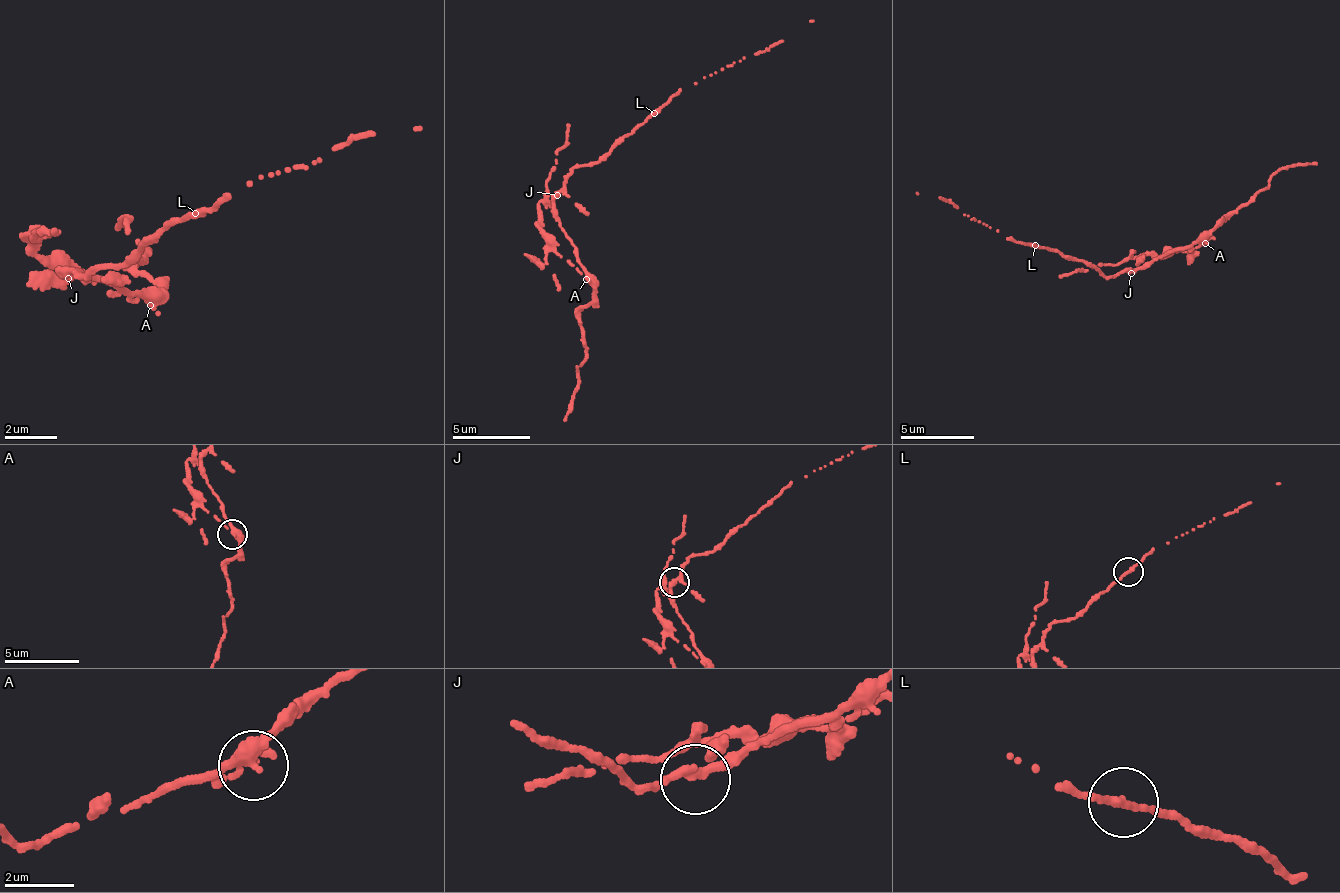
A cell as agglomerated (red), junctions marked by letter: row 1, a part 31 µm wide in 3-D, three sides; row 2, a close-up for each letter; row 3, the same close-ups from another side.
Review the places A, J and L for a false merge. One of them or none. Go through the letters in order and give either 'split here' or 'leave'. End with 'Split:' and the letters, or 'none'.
A: split here
J: leave
L: leave
Split: A

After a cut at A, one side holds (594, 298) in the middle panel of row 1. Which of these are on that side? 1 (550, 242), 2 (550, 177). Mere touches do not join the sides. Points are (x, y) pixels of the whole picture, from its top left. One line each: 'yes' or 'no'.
1: no
2: no

